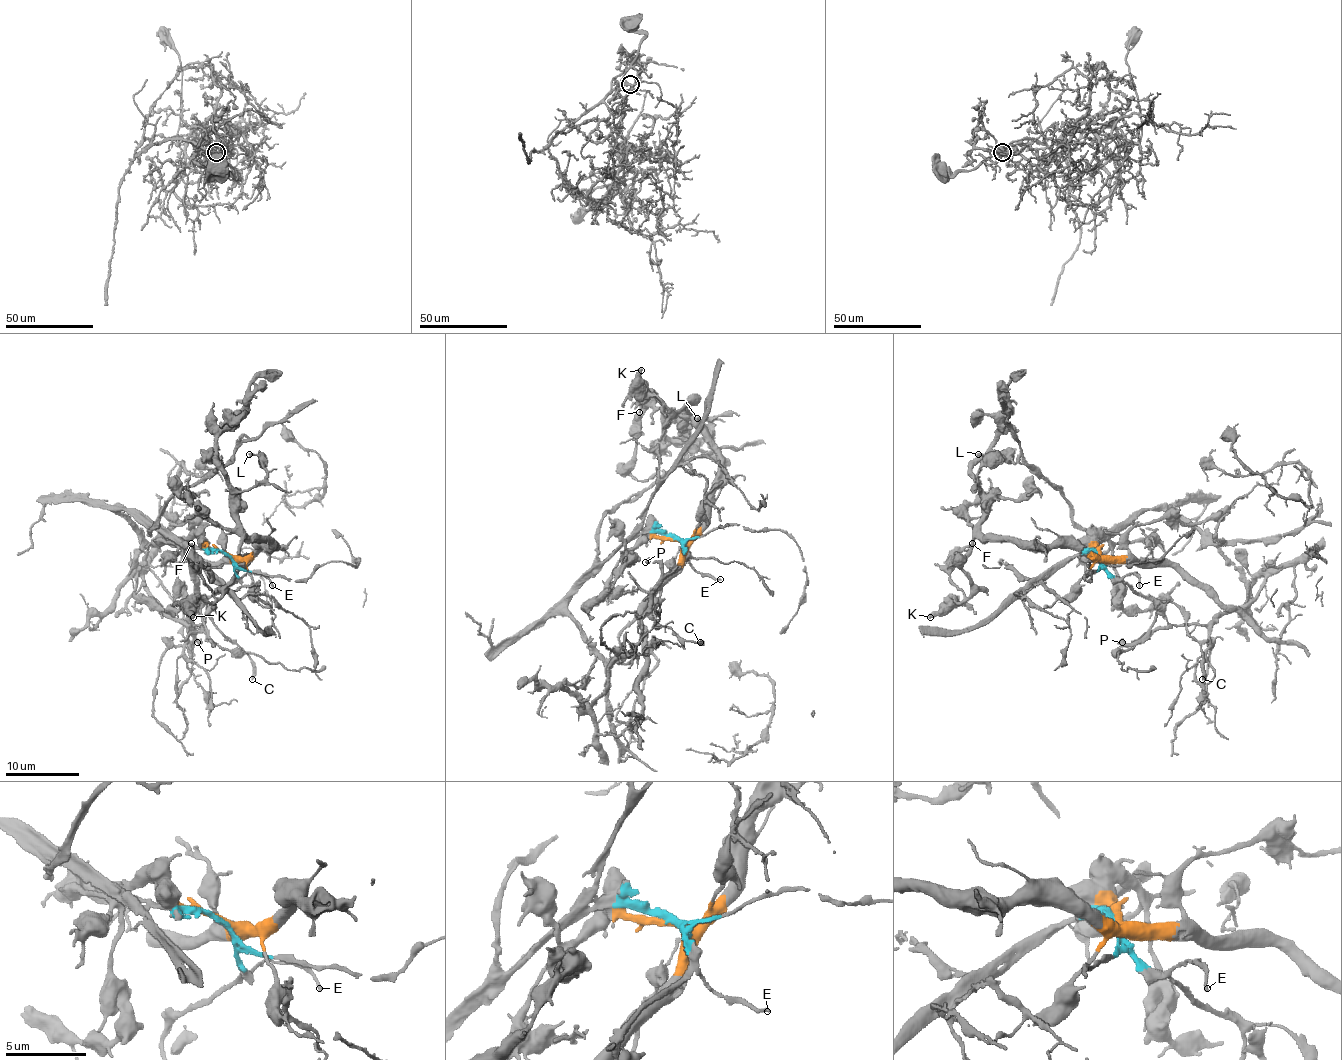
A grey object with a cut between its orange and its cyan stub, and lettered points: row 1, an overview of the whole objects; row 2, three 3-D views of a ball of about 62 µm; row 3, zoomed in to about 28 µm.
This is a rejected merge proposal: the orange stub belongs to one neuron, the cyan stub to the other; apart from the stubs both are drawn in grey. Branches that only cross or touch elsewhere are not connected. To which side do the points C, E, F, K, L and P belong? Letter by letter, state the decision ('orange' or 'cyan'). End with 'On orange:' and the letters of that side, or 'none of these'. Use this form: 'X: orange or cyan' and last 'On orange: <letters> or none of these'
C: cyan
E: cyan
F: orange
K: orange
L: orange
P: cyan
On orange: F, K, L

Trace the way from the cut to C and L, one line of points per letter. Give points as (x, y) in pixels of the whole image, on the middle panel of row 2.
C: (676, 539), (685, 555), (682, 564), (652, 594), (652, 612), (660, 625), (671, 627), (682, 638), (700, 642)
L: (676, 539), (687, 540), (704, 520), (718, 469), (704, 434), (683, 423), (715, 419), (696, 417)

